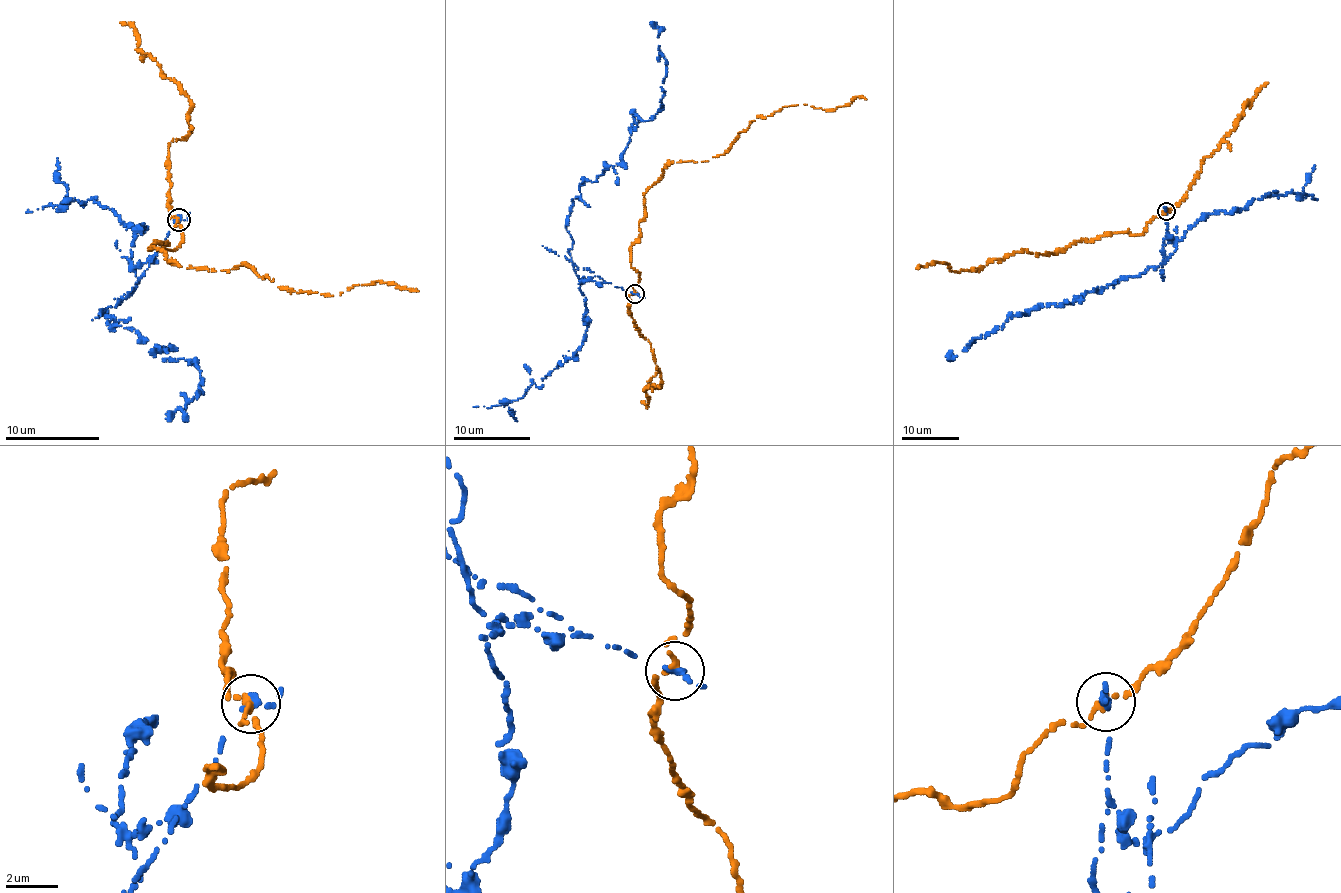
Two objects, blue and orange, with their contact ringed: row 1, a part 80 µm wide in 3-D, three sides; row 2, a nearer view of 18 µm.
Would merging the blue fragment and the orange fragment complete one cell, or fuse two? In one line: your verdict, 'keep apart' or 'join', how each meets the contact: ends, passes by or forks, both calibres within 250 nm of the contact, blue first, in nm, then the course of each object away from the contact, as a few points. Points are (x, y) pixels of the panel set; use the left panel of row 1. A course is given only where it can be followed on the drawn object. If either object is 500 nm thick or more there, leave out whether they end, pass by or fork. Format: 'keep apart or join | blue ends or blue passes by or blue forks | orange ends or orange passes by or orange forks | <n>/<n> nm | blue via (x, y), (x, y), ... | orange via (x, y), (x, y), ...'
keep apart | blue ends | orange passes by | 360/190 nm | blue via (179, 220), (145, 276), (101, 310), (199, 369), (202, 394), (185, 421), (178, 409), (168, 421) | orange via (178, 220), (175, 250), (150, 246), (187, 268), (247, 264), (294, 291), (340, 295), (377, 281), (418, 291)

